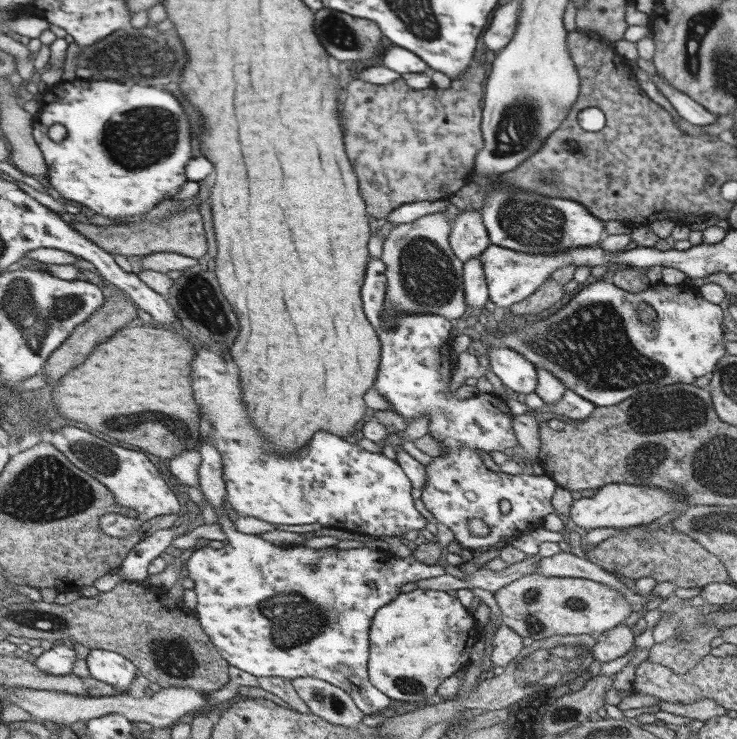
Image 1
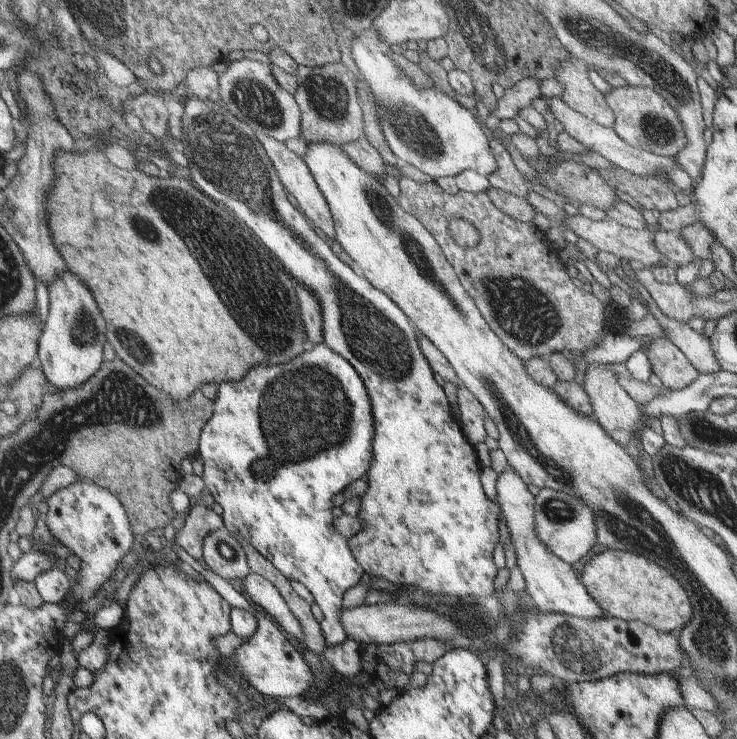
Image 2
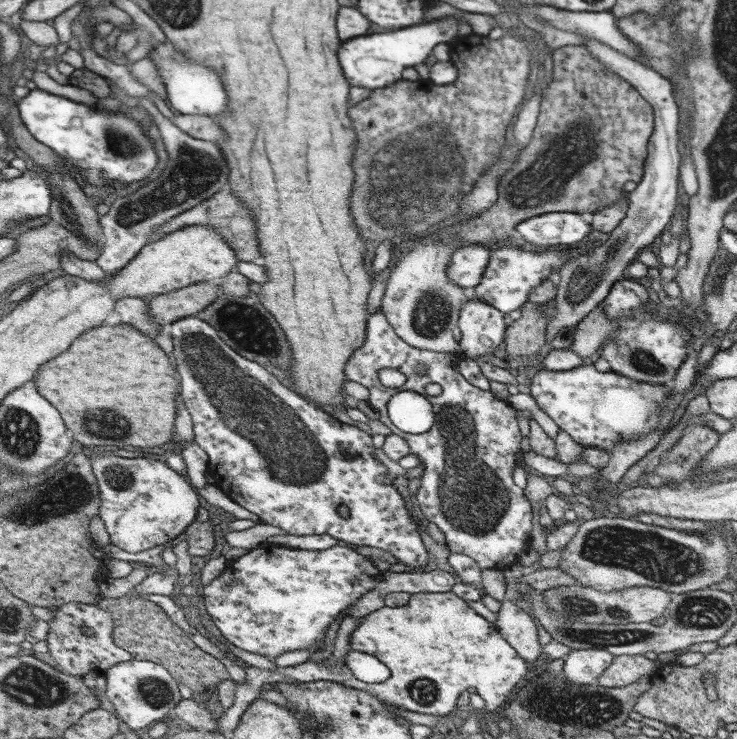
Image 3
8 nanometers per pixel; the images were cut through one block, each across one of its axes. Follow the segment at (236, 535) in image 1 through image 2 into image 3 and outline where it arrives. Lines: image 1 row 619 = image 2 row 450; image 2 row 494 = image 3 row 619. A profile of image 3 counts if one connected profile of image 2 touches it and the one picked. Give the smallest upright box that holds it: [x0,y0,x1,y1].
[202,541,384,659]

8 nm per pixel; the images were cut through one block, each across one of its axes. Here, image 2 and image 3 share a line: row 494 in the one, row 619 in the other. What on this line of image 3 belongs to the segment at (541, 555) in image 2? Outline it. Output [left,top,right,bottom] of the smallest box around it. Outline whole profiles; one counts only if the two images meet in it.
[495,602,542,662]

